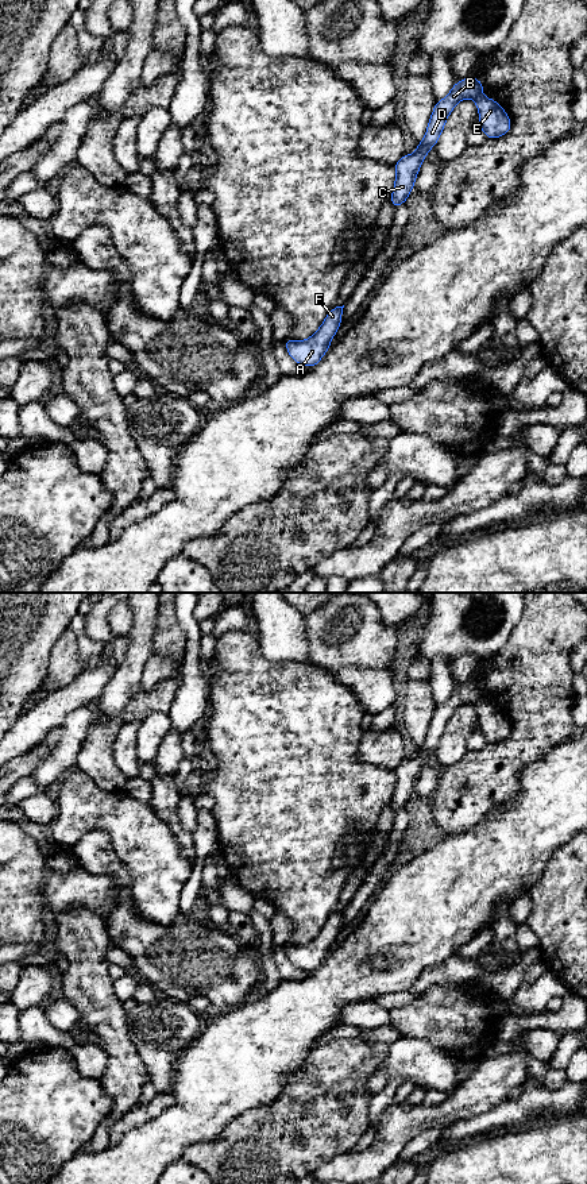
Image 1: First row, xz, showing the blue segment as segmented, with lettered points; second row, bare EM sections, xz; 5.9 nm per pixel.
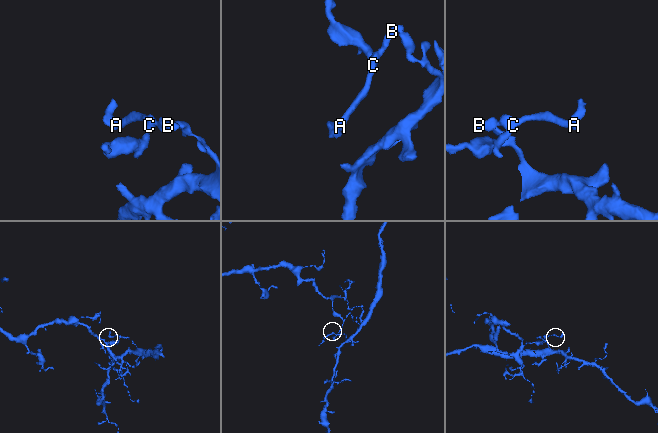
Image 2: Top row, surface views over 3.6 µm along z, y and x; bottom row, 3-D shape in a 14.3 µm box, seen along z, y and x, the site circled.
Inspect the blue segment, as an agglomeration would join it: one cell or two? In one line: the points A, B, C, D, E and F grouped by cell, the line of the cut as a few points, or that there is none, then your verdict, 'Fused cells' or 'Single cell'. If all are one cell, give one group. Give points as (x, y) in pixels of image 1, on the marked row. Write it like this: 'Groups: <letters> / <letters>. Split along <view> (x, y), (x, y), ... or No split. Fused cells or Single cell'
Groups: A B C D F / E. Split along xz (481, 93), (474, 99). Fused cells

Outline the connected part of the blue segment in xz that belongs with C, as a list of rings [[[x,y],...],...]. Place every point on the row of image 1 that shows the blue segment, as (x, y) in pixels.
[[[476,77],[463,78],[451,88],[445,99],[436,103],[426,127],[425,138],[418,142],[417,150],[410,155],[402,155],[393,166],[395,170],[395,182],[390,200],[394,209],[406,203],[414,188],[414,181],[425,161],[425,155],[436,146],[445,122],[456,104],[464,99],[475,99],[480,96],[482,92],[483,84]]]

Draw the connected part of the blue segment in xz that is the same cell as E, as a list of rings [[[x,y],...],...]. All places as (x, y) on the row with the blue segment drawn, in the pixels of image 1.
[[[483,95],[474,99],[479,112],[479,128],[487,139],[503,136],[511,128],[511,122],[498,101]]]

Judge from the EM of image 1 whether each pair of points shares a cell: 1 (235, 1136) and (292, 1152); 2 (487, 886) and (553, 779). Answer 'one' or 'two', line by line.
1: one
2: one

